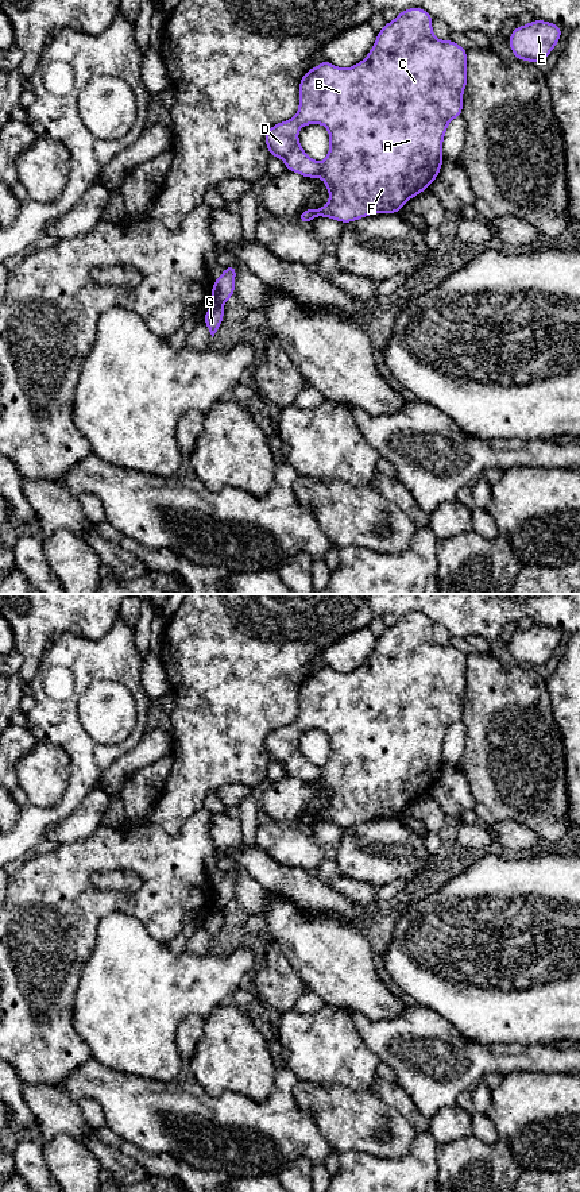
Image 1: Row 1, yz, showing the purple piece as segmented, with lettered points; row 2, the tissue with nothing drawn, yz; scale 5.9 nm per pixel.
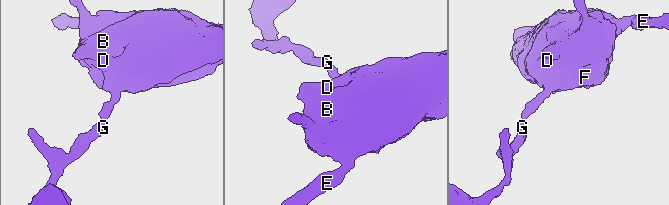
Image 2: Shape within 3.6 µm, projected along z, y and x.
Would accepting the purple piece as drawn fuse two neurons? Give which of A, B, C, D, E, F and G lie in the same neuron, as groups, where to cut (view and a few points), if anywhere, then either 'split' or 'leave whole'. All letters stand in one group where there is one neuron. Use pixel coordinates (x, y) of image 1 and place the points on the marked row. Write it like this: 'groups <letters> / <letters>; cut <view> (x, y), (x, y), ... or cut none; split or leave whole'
groups A B C D E F / G; cut yz (213, 301), (220, 305); split

